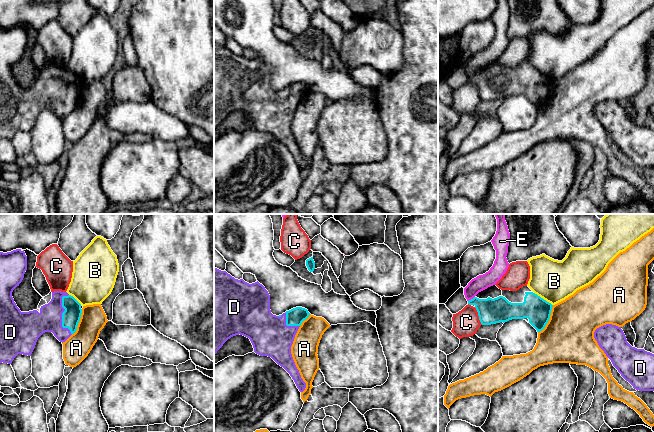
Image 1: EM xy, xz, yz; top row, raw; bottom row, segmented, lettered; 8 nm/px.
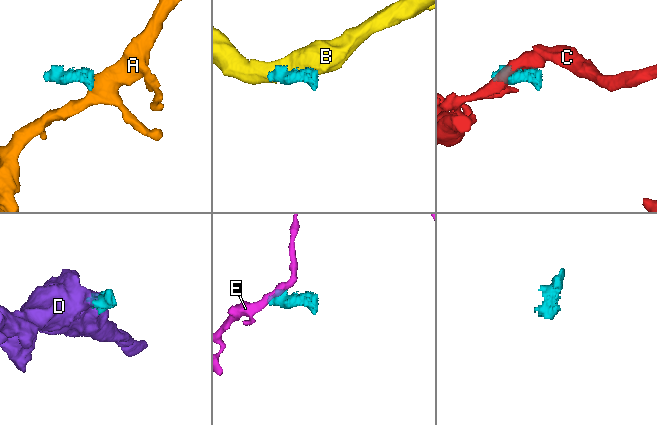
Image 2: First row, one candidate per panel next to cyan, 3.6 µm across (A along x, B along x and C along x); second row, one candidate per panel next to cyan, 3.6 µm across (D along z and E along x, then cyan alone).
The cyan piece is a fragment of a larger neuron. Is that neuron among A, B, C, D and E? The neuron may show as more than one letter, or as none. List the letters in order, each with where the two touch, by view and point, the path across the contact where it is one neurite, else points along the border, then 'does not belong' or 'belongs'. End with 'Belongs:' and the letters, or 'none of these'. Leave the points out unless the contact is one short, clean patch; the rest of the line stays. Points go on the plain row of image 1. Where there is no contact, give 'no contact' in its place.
A: meets cyan in yz at (549, 94); border along yz (553, 81), (548, 98), (538, 108); does not belong
B: meets cyan in yz at (542, 74); border along yz (534, 68), (552, 81); does not belong
C: meets cyan in yz at (478, 91); does not belong
D: meets cyan in xy at (62, 90); belongs
E: meets cyan in yz at (471, 75); border along yz (474, 72), (468, 77); does not belong
Belongs: D

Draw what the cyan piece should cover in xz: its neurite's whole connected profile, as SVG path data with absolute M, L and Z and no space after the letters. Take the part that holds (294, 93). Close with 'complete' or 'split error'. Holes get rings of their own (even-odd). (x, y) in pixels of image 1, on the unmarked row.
M214 43L214 131L228 115L239 110L243 111L250 115L256 130L271 133L290 150L299 167L303 168L306 159L301 154L295 141L291 130L291 122L299 103L309 91L308 86L302 83L293 84L279 92L273 91L270 86L270 71L262 60L258 57L249 60L243 55L235 55L226 47Z; split error

